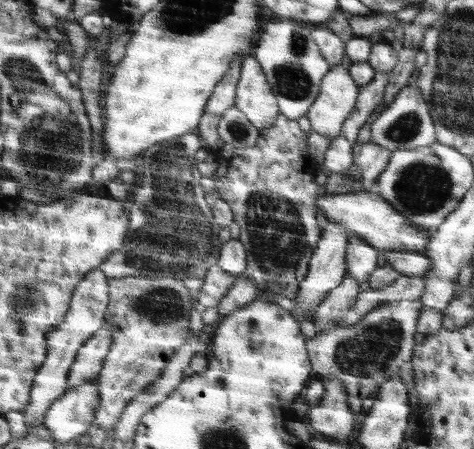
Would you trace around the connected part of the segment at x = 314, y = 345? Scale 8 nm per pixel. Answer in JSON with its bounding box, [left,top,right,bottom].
[308,299,422,400]

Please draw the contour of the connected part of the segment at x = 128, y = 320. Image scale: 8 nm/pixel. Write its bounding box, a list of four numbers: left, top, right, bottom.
[95,276,192,430]

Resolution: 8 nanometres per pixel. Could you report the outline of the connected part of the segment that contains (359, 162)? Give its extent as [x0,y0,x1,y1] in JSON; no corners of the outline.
[354,142,392,193]

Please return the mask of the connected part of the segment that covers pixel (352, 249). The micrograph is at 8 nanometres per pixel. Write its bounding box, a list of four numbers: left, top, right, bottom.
[346,235,378,284]

